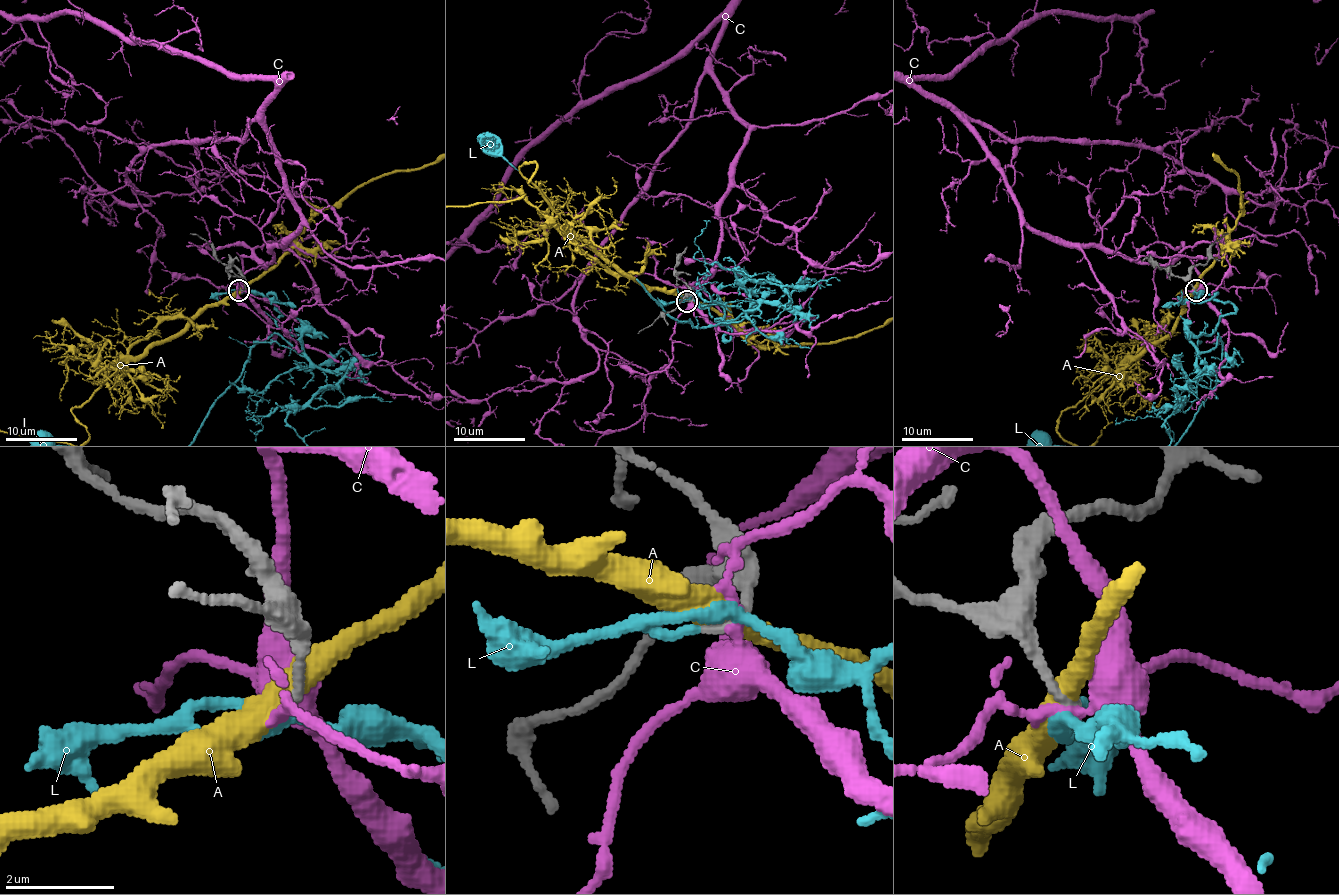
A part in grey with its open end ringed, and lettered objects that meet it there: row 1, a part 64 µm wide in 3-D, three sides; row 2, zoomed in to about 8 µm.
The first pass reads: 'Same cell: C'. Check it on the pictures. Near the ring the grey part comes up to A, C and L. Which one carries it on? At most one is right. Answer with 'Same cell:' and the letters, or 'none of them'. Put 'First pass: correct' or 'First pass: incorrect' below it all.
Same cell: L
First pass: incorrect

